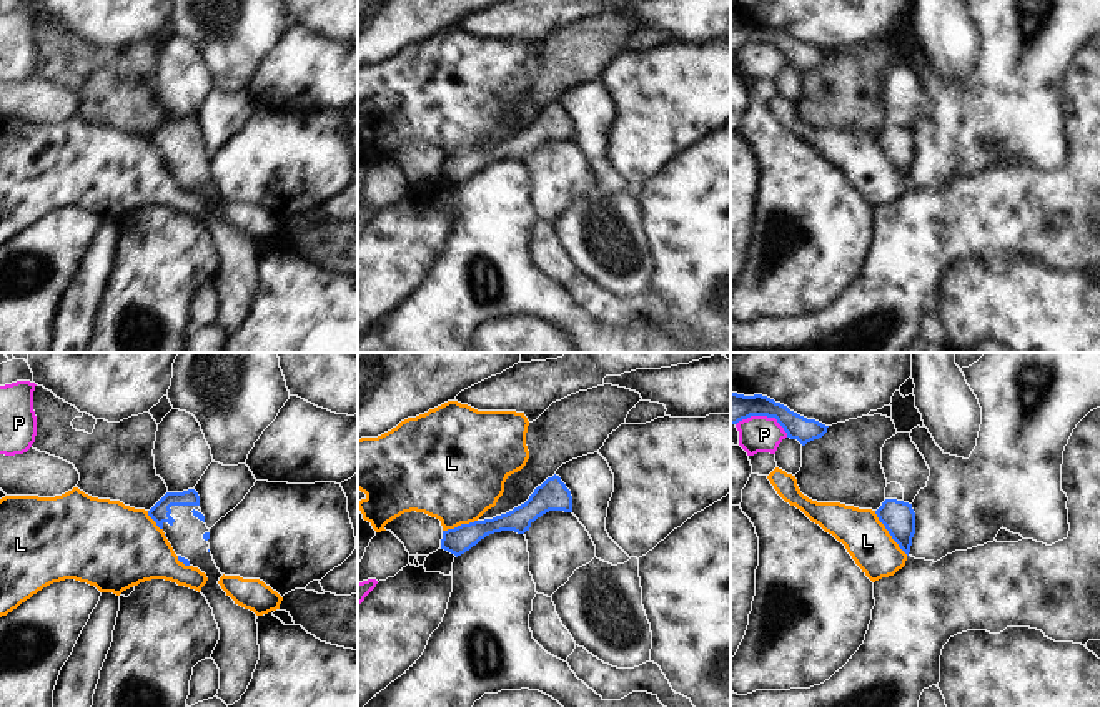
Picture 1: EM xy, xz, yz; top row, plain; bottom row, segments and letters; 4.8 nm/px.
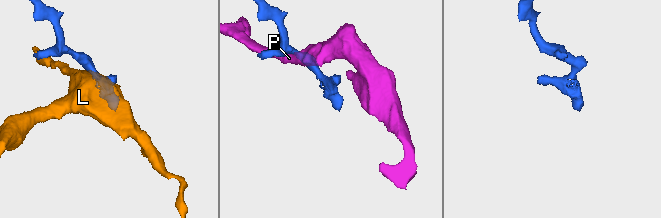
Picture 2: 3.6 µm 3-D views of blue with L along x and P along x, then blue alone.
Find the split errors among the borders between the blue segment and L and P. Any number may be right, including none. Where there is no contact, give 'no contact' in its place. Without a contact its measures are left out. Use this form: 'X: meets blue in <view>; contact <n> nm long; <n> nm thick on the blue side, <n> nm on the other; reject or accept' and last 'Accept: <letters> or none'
L: meets blue in yz; contact 280 nm long; 160 nm thick on the blue side, 220 nm on the other; reject
P: meets blue in yz; contact 260 nm long; 150 nm thick on the blue side, 180 nm on the other; reject
Accept: none

